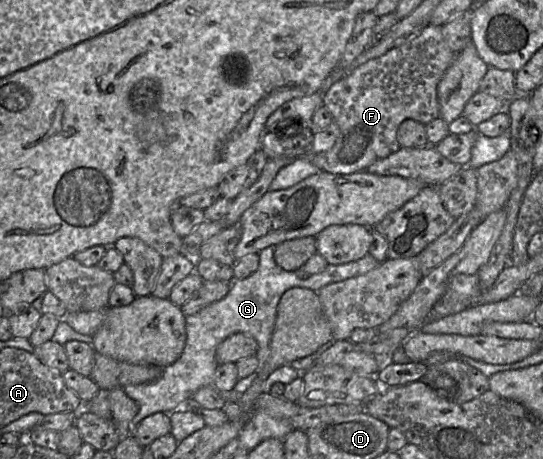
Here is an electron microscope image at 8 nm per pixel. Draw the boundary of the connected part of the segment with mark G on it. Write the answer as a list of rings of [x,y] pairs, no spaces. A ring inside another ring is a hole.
[[[268,246],[259,252],[260,261],[257,270],[247,278],[234,279],[224,298],[204,307],[196,314],[186,317],[187,339],[183,353],[173,364],[164,367],[159,379],[150,383],[124,387],[125,393],[138,405],[138,412],[131,420],[133,427],[154,413],[171,413],[186,407],[197,390],[213,385],[218,368],[217,348],[232,334],[244,333],[256,340],[258,345],[256,357],[260,368],[263,367],[270,356],[278,305],[286,290],[292,287],[306,287],[318,292],[330,283],[365,274],[382,263],[368,253],[349,263],[328,264],[322,272],[310,275],[301,268],[297,271],[282,269],[274,258],[275,246]]]

